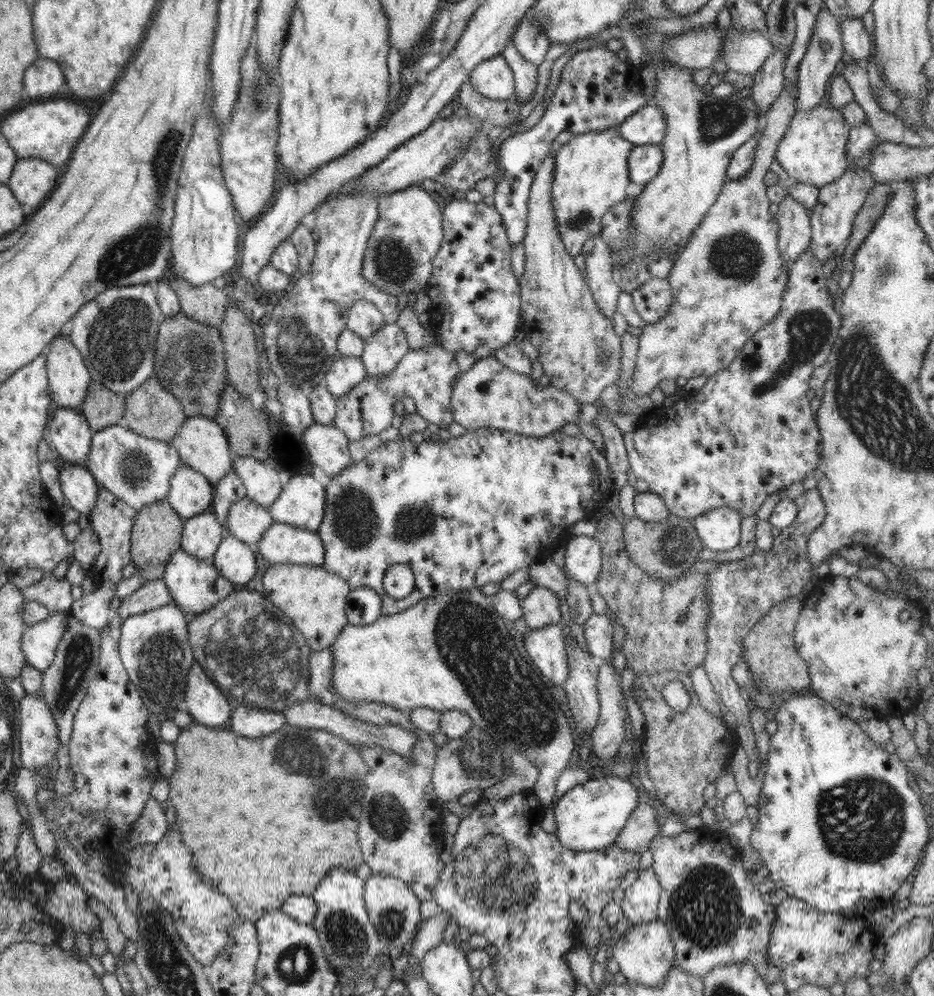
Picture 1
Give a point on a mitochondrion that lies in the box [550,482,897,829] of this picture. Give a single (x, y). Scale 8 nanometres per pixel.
(677, 545)

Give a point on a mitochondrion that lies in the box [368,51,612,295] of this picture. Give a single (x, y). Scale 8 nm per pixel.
(579, 220)

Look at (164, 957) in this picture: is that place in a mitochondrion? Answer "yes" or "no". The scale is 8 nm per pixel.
yes

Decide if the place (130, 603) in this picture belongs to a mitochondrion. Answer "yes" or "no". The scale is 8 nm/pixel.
no

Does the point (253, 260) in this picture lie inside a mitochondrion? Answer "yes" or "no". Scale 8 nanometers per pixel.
no

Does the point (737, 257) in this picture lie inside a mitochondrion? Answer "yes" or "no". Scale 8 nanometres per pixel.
yes

